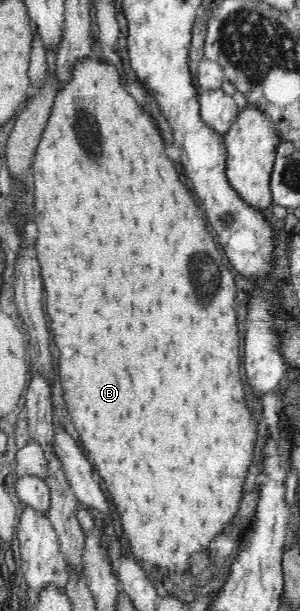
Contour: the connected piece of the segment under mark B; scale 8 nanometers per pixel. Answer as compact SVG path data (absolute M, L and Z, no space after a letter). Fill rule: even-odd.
M84 57L80 59L74 67L72 67L72 79L62 87L57 89L55 103L52 107L52 112L46 127L40 136L40 141L33 157L32 168L32 189L34 192L34 210L36 210L36 219L34 222L38 225L38 237L36 238L37 243L35 246L36 254L38 259L42 263L42 279L44 279L44 289L48 291L46 293L46 307L48 307L48 315L50 315L50 321L52 321L52 333L54 333L54 339L56 339L56 347L60 351L60 383L62 383L62 391L64 391L64 401L68 405L68 413L72 417L72 423L76 427L76 431L80 433L80 441L86 449L86 455L88 455L88 461L96 467L98 475L104 479L104 485L110 493L110 499L112 503L116 505L116 511L120 515L120 521L122 521L123 534L130 539L127 543L130 543L130 549L136 557L136 561L146 561L148 565L152 567L158 567L158 569L168 569L168 571L174 571L174 573L190 573L190 555L196 555L196 553L206 553L210 551L210 543L214 541L214 538L218 533L222 534L224 529L228 527L230 522L234 519L234 515L238 515L238 507L242 503L242 493L244 493L244 481L246 481L246 473L248 469L254 464L254 455L256 455L256 439L258 439L258 423L254 421L252 413L250 413L250 407L248 407L248 399L246 399L246 391L244 391L244 381L240 377L240 367L242 367L242 357L240 357L240 337L238 337L238 319L236 319L236 311L234 311L234 305L236 305L236 283L234 282L234 276L228 269L228 261L224 259L222 261L222 253L218 251L214 239L210 237L210 233L206 231L206 221L204 221L204 213L198 209L198 205L194 203L194 199L190 197L190 191L180 183L178 179L178 173L172 169L174 163L168 159L168 157L160 157L164 155L164 145L162 145L162 137L154 131L152 127L153 123L150 118L138 108L137 102L134 97L130 96L126 91L126 88L122 86L120 82L120 73L116 70L116 67L102 61L97 57L92 59L90 57ZM180 545L182 549L174 553L172 547Z

